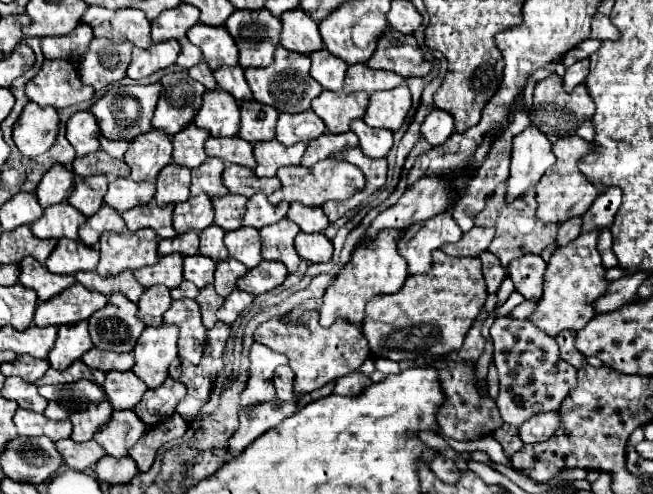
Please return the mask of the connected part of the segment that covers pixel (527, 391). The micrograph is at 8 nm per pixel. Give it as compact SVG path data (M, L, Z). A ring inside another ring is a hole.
M501 316L495 318L491 326L491 340L493 340L493 362L499 370L499 398L497 398L497 408L501 412L501 418L507 424L521 426L525 420L539 412L549 412L549 410L559 410L561 402L569 396L569 392L577 386L577 368L573 368L569 362L565 362L559 356L559 346L553 336L543 332L541 328L535 328L531 320L517 320L513 316Z

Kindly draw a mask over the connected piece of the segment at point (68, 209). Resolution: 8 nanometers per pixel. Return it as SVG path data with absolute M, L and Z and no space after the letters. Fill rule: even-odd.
M63 202L51 208L45 208L45 214L31 226L33 234L41 240L59 240L59 238L71 238L71 240L79 240L79 226L85 222L87 218L75 210L71 204Z

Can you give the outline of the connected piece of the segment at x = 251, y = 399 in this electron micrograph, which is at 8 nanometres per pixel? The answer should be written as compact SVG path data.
M255 342L251 346L251 366L249 366L249 382L241 394L241 406L259 404L275 398L273 390L273 374L275 368L287 364L287 356L267 348L265 344Z

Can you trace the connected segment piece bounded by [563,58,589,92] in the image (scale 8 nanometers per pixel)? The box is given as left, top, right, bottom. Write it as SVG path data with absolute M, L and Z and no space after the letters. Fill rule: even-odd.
M581 60L581 62L575 62L573 66L567 68L563 80L565 80L565 90L573 90L577 84L583 84L585 78L587 78L587 72L589 72L589 60Z

